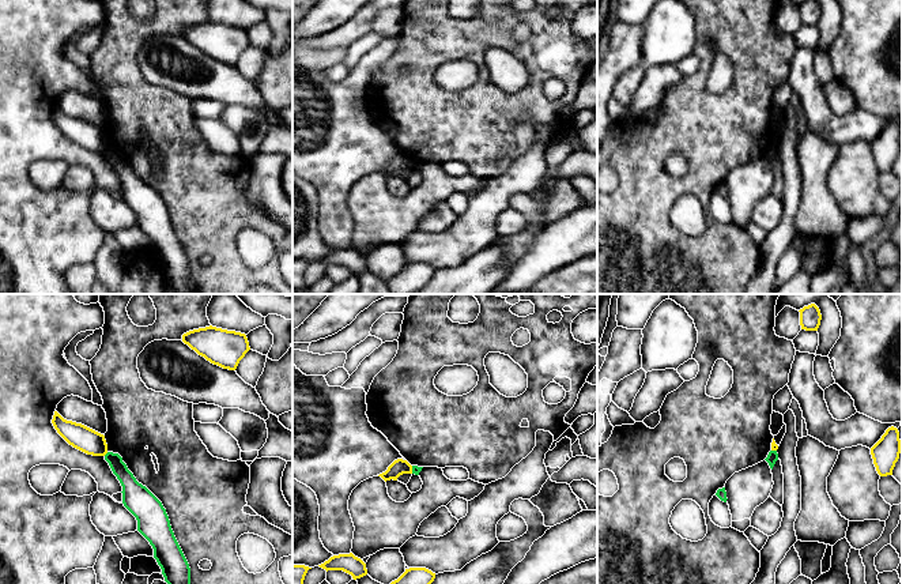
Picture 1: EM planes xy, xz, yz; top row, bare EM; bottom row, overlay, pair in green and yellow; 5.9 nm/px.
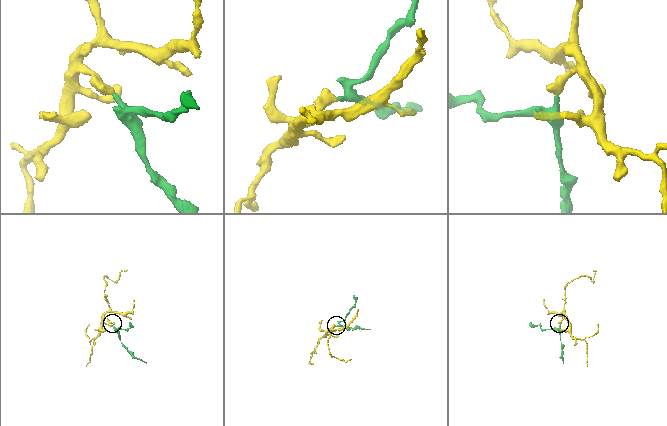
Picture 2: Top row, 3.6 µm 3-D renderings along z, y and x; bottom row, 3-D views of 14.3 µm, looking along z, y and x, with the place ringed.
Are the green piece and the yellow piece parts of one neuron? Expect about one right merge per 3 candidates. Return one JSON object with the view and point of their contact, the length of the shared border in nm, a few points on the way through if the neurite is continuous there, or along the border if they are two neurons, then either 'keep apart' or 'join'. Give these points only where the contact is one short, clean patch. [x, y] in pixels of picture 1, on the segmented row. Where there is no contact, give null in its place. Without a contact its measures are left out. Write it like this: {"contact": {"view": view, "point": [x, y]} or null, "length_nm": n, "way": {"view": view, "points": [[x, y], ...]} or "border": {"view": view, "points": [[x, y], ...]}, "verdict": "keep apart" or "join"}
{"contact": {"view": "xy", "point": [106, 453]}, "length_nm": 40, "border": {"view": "xy", "points": [[108, 452], [104, 455]]}, "verdict": "keep apart"}

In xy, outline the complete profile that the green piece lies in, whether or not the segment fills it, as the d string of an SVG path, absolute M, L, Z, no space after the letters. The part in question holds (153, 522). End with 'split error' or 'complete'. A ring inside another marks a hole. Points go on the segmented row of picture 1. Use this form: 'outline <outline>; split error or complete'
outline M107 452L105 460L122 486L122 504L136 517L137 531L154 549L154 558L167 584L190 584L189 564L174 536L162 502L141 483L118 453Z; complete

